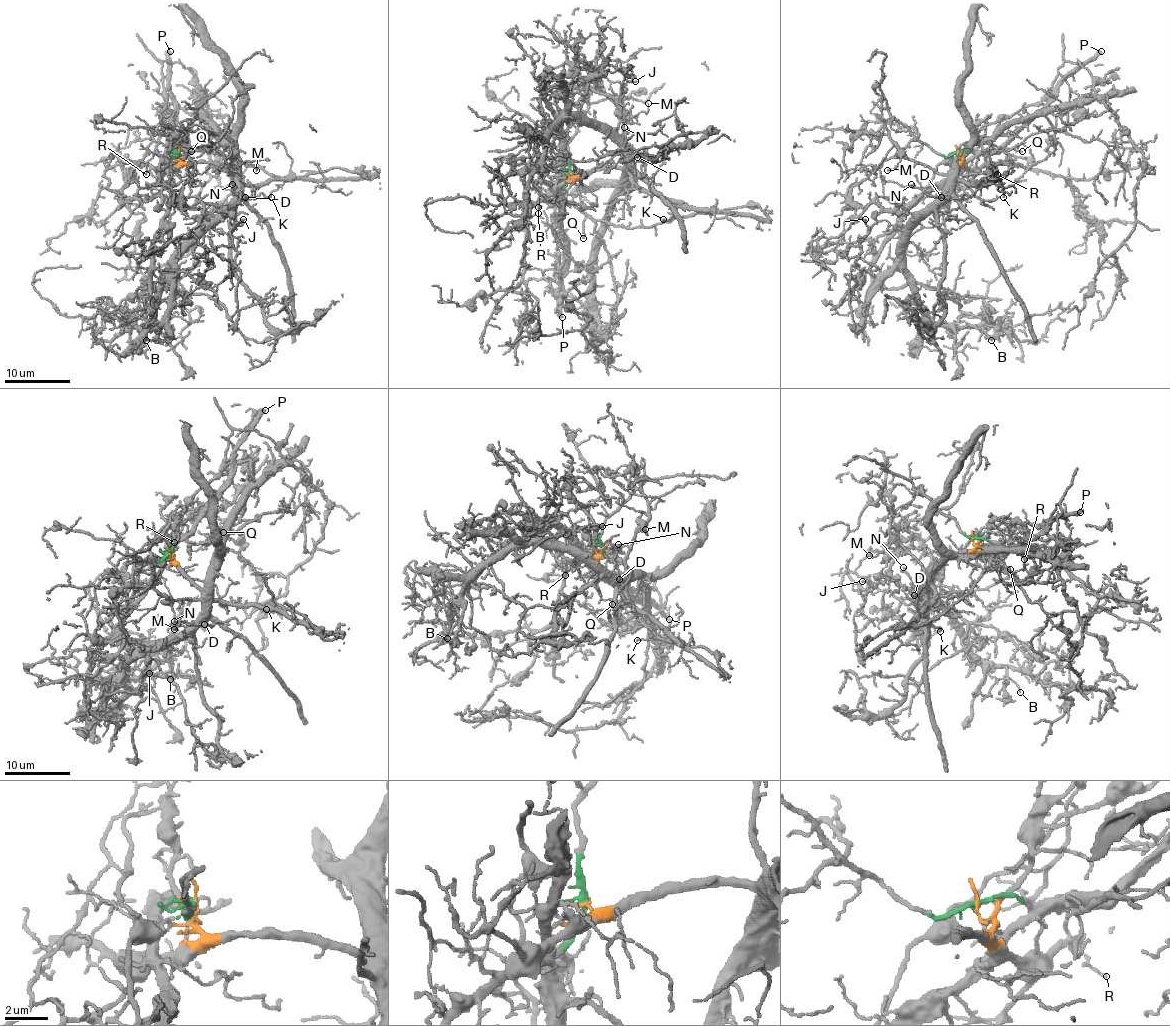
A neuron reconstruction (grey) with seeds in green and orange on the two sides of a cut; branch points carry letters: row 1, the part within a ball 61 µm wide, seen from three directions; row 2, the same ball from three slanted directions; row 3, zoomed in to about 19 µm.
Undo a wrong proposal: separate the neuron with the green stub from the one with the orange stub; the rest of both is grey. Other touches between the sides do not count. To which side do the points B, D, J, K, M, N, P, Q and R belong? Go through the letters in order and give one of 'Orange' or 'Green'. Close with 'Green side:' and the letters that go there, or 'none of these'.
B: Orange
D: Orange
J: Orange
K: Green
M: Orange
N: Orange
P: Green
Q: Green
R: Orange
Green side: K, P, Q

